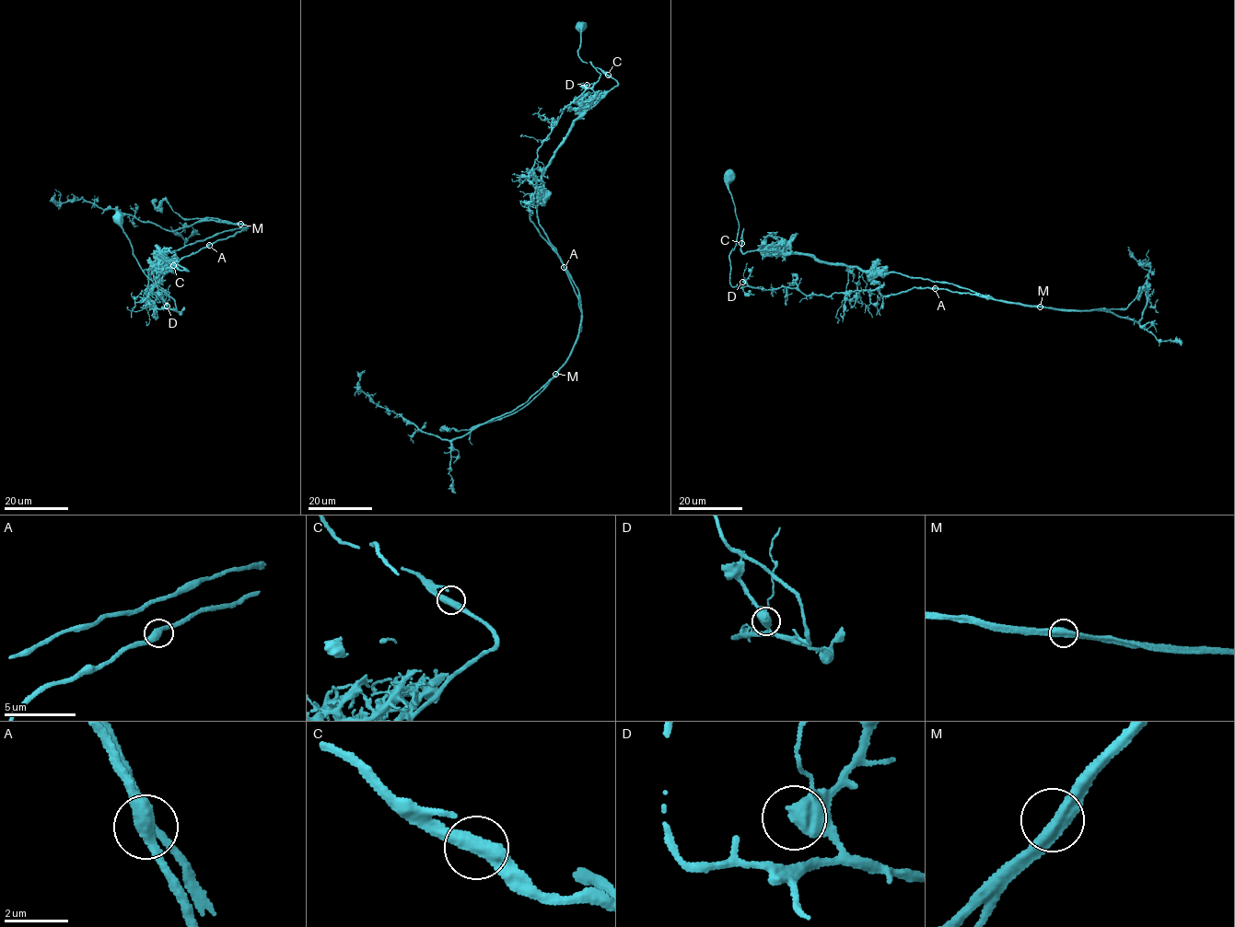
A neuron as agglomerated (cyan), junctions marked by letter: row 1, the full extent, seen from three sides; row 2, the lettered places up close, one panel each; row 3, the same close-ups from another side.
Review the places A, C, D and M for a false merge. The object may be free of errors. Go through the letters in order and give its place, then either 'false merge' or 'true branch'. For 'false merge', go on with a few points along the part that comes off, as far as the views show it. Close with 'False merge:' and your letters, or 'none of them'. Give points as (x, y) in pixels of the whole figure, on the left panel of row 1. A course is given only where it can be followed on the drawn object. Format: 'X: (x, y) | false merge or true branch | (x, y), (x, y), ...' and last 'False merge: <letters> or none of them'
A: (209, 245) | true branch
C: (173, 265) | true branch
D: (167, 306) | true branch
M: (240, 224) | false merge | (241, 225), (247, 227), (158, 278), (146, 303), (161, 309), (176, 310), (175, 301), (139, 264), (116, 211)
False merge: M

